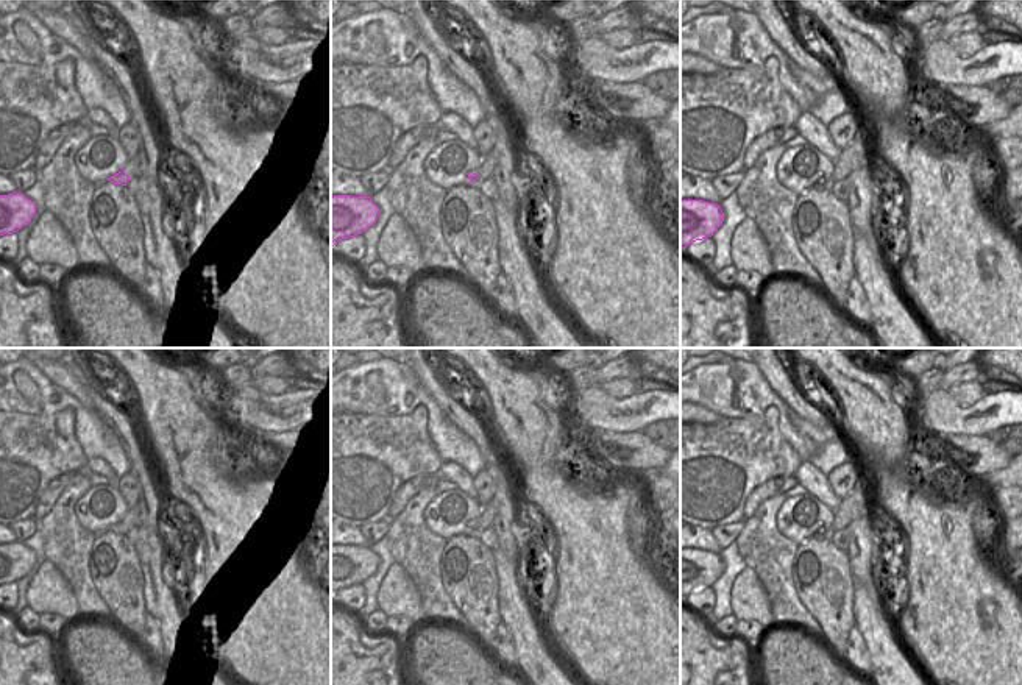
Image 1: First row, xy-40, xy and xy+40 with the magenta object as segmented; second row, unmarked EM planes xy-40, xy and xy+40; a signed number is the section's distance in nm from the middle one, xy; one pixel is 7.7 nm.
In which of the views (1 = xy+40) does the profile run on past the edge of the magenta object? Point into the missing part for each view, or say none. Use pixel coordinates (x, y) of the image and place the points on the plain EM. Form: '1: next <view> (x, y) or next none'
1: next none

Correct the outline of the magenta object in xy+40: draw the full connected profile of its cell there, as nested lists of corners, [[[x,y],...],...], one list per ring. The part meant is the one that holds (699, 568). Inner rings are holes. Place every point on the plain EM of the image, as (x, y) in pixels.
[[[680,549],[680,601],[696,590],[711,587],[724,571],[719,554]]]

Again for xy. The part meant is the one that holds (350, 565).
[[[331,546],[331,601],[339,590],[367,580],[378,566],[379,559],[370,546]]]

